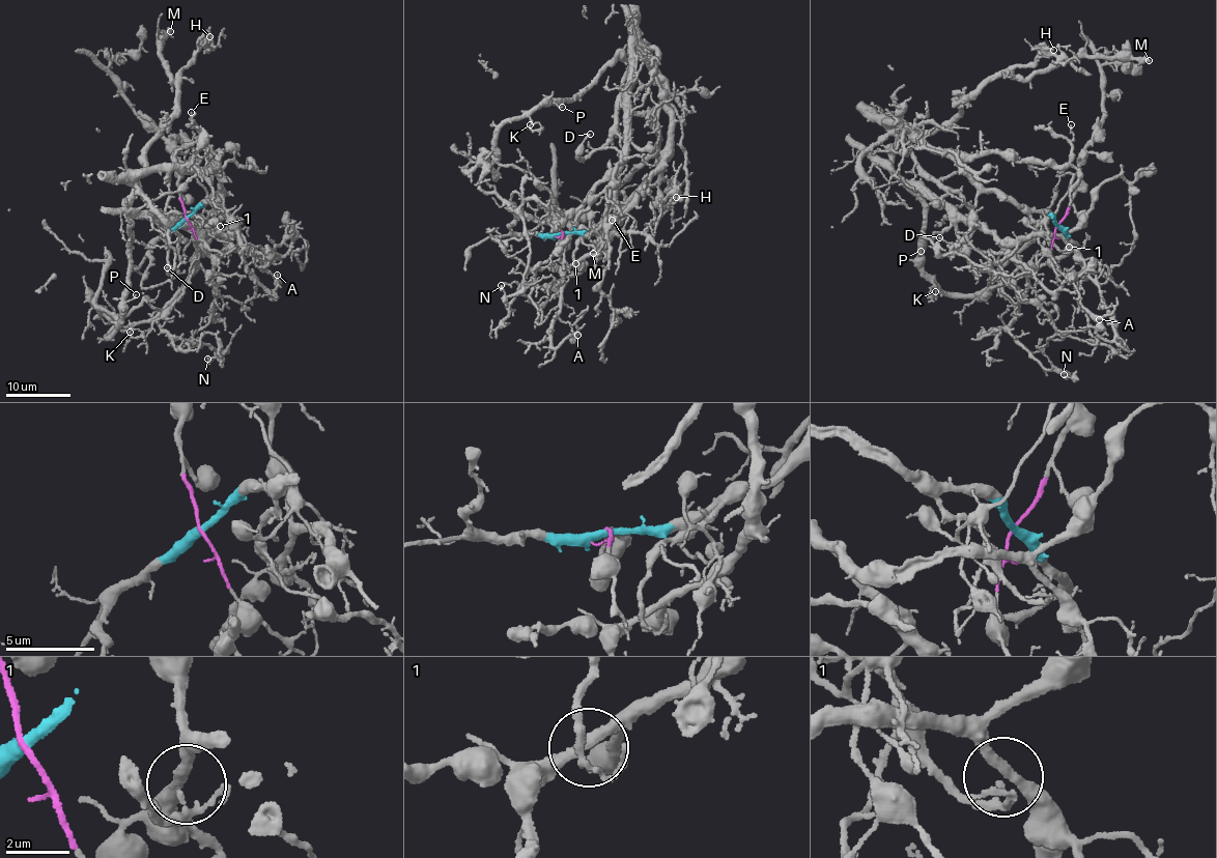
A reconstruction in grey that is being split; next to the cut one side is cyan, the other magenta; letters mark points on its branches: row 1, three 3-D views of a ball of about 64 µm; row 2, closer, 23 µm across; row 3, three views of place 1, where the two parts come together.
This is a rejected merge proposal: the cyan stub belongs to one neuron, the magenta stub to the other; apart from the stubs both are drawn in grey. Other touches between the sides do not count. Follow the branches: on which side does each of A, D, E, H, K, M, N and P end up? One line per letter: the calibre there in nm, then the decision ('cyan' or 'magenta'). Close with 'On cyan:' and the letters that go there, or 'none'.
A: 280 nm | magenta
D: 130 nm | cyan
E: 130 nm | cyan
H: 120 nm | cyan
K: 80 nm | cyan
M: 480 nm | cyan
N: 180 nm | magenta
P: 110 nm | cyan
On cyan: D, E, H, K, M, P

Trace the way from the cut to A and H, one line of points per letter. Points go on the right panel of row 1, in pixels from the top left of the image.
A: (1057, 227), (1075, 193), (1074, 175), (1046, 232), (1083, 262), (1110, 315), (1109, 341), (1097, 334), (1099, 319)
H: (1057, 227), (1043, 212), (989, 192), (944, 152), (922, 146), (893, 123), (933, 132), (984, 86), (1053, 50)

